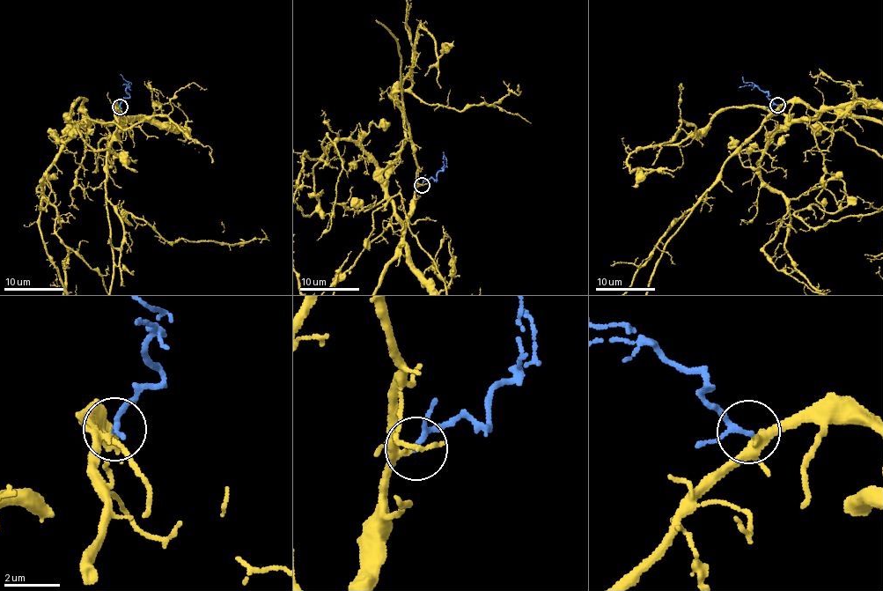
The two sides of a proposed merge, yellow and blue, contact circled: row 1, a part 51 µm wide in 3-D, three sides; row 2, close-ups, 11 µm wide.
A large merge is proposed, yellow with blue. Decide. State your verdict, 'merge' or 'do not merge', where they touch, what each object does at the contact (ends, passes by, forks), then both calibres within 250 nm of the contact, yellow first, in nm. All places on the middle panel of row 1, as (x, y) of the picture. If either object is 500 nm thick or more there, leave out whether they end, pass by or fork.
merge; at (422, 185); yellow forks there; blue passes by; 220 nm thick on the yellow side, 140 nm on the other

